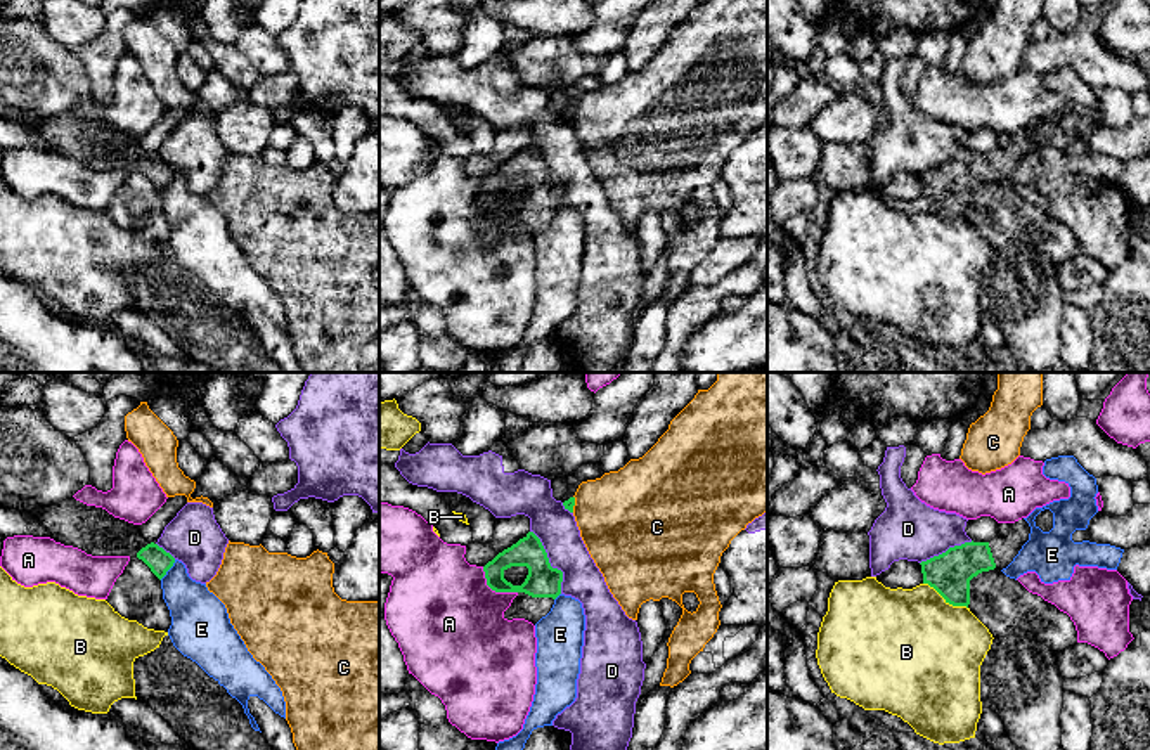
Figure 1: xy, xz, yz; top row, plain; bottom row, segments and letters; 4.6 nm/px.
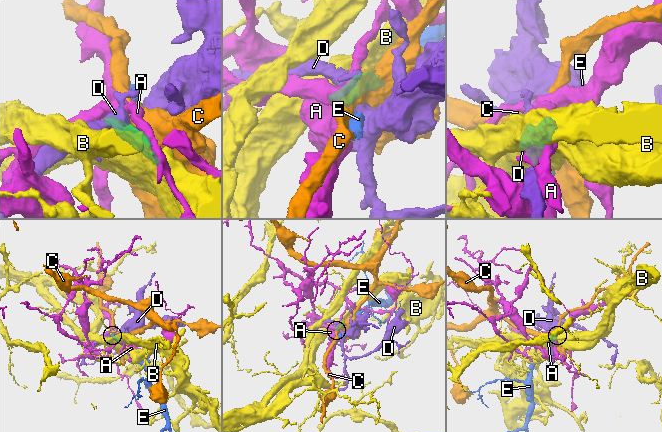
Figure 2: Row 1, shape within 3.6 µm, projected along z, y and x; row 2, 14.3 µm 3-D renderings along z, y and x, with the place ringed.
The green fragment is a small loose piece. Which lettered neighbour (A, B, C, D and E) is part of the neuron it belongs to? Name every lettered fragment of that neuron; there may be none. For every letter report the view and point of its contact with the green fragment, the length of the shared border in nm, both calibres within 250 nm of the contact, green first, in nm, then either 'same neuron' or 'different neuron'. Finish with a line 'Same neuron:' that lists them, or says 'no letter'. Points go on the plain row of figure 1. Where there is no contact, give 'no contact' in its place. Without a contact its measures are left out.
A: xz (494, 201) | 200 nm | 160/480 nm | different neuron
B: yz (946, 212) | 240 nm | 200/480 nm | different neuron
C: xz (574, 116) | 80 nm | 50/440 nm | different neuron
D: xz (549, 175) | 320 nm | 160/190 nm | different neuron
E: xy (168, 181) | 120 nm | 110/240 nm | different neuron
Same neuron: no letter

